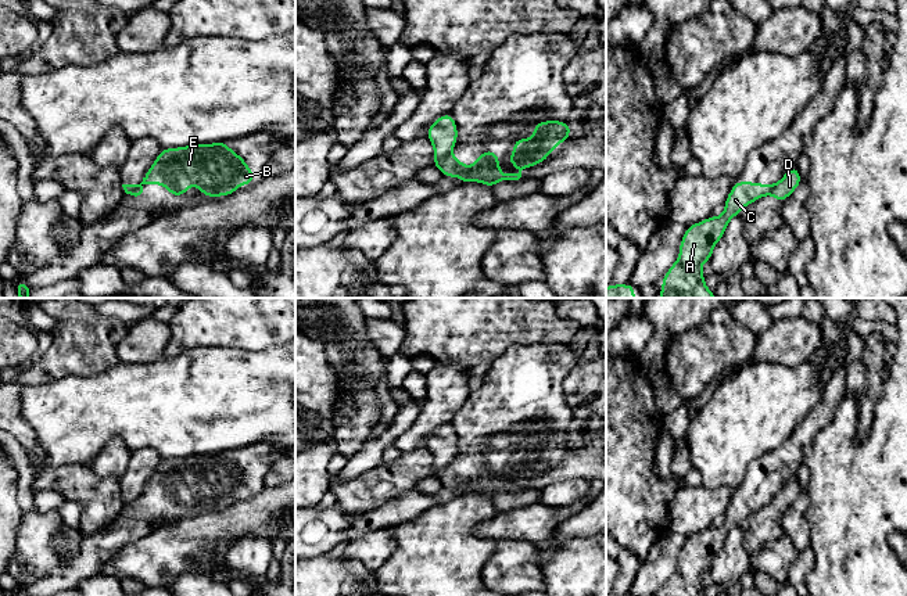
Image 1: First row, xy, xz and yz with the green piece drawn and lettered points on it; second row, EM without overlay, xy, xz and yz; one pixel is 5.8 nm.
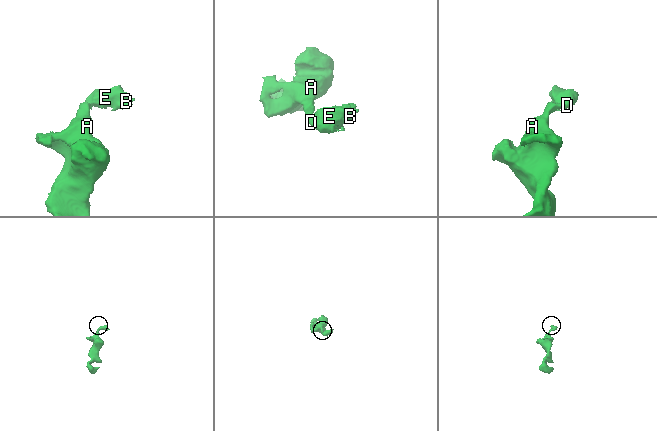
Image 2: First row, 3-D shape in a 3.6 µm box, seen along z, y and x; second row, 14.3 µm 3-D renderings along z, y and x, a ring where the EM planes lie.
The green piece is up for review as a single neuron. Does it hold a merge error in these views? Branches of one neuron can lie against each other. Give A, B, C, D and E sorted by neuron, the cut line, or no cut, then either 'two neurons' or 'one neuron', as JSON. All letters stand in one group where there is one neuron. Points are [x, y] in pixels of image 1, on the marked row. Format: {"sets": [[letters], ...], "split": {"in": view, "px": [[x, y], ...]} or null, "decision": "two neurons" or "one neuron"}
{"sets": [["A", "C"], ["B", "D", "E"]], "split": {"in": "xz", "px": [[450, 153], [437, 165]]}, "decision": "two neurons"}

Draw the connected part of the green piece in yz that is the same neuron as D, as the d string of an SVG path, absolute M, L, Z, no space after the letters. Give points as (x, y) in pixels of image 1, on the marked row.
M797 165L792 166L784 177L775 184L774 190L771 191L771 195L778 201L785 201L802 183L802 177L799 175Z

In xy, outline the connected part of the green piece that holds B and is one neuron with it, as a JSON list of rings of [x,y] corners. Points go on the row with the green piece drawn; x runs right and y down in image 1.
[[[225,141],[164,148],[147,170],[132,198],[146,195],[141,184],[164,184],[171,195],[186,195],[193,184],[207,197],[230,195],[239,184],[255,184],[254,170]]]

